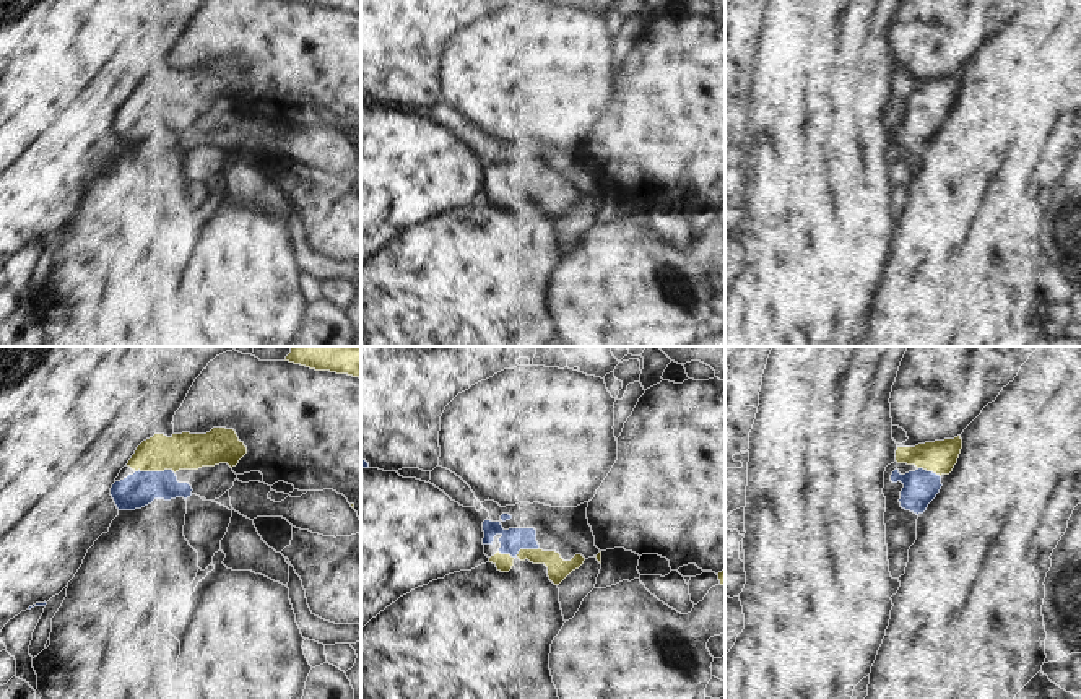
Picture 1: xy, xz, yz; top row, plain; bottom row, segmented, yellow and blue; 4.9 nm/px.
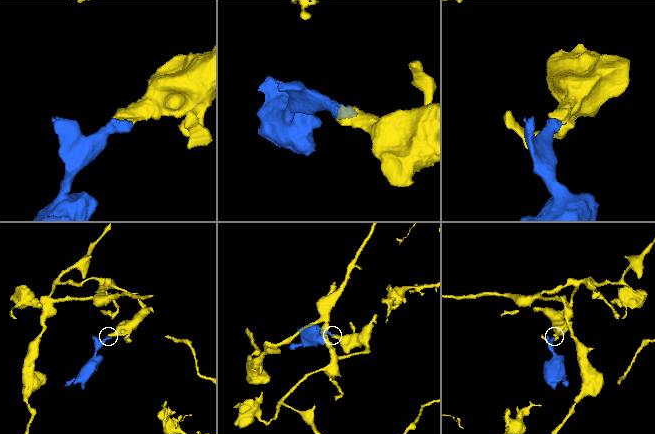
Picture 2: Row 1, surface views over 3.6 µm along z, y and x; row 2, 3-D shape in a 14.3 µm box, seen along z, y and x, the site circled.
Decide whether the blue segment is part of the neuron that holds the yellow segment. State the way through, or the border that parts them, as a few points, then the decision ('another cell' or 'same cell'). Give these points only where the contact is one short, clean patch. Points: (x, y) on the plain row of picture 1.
runs through xz (558, 205), (547, 194), (519, 189), (512, 176); same cell

